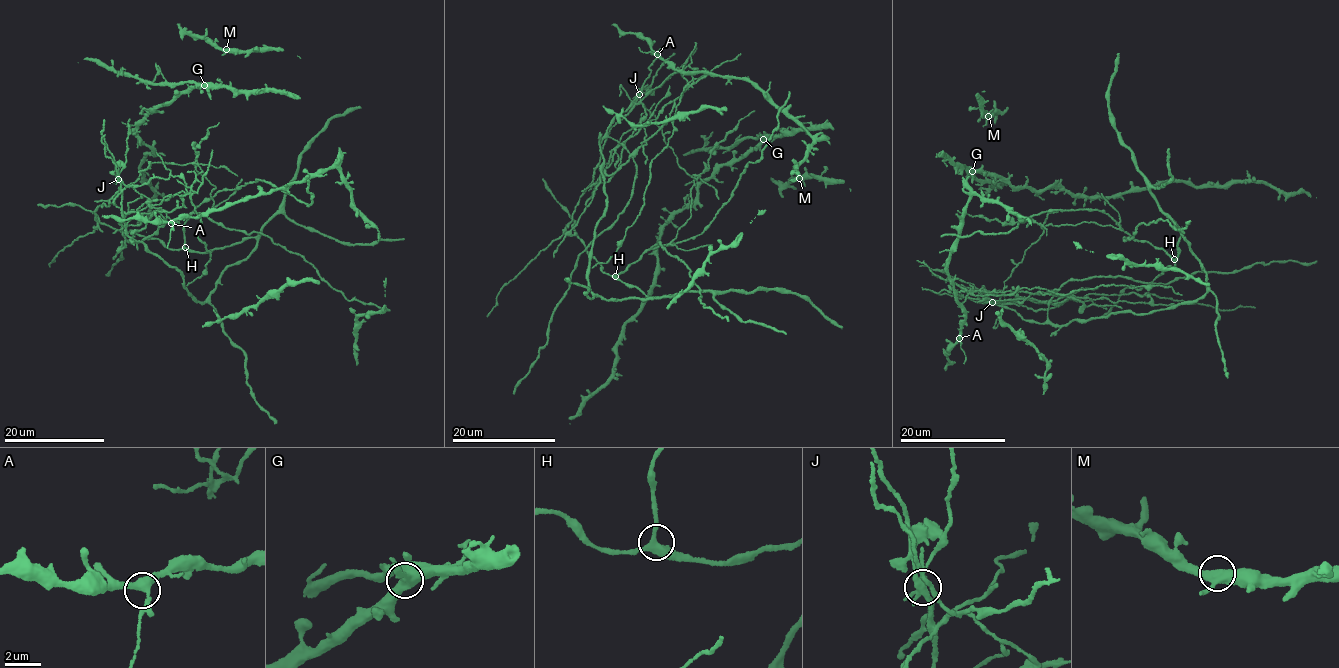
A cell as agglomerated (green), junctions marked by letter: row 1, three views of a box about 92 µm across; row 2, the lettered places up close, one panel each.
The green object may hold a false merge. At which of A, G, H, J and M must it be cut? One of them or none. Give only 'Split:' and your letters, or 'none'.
Split: J

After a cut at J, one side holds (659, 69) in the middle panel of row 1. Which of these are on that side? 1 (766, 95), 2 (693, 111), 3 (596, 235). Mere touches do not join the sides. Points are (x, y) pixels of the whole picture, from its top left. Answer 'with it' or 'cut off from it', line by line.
1: with it
2: with it
3: with it

